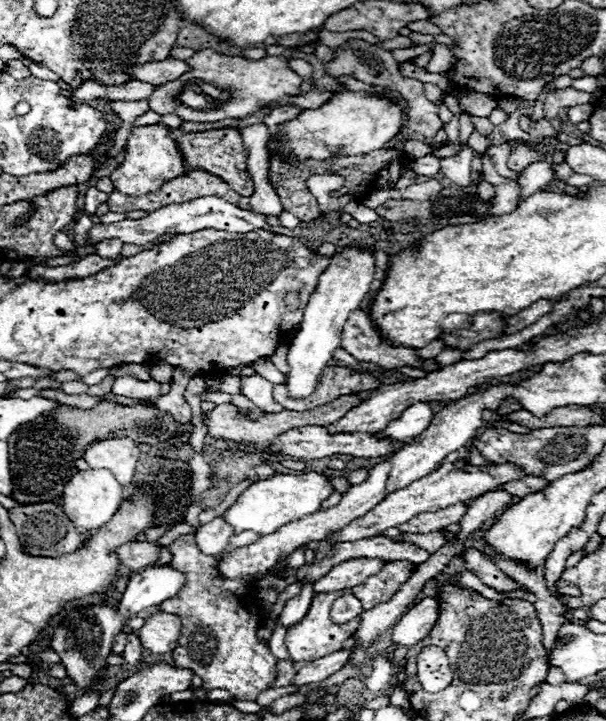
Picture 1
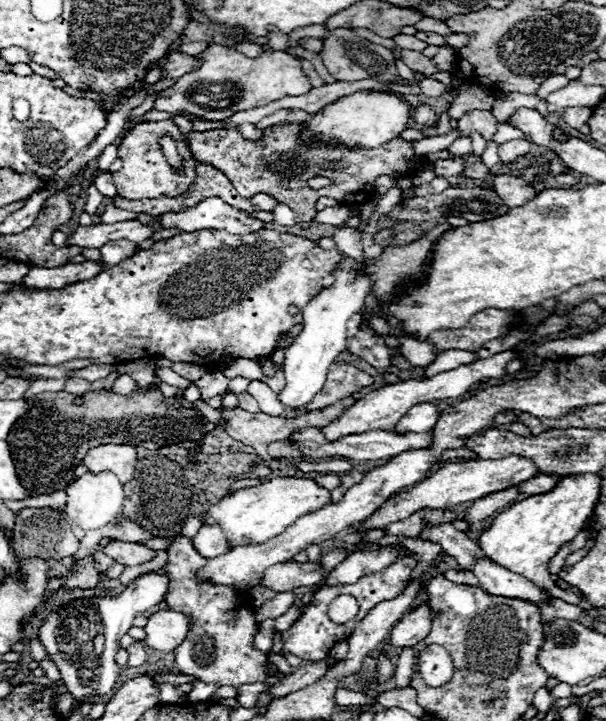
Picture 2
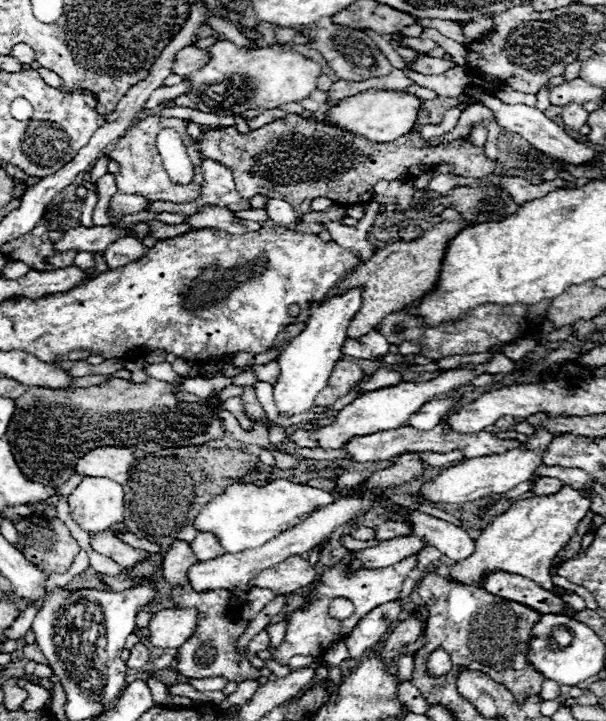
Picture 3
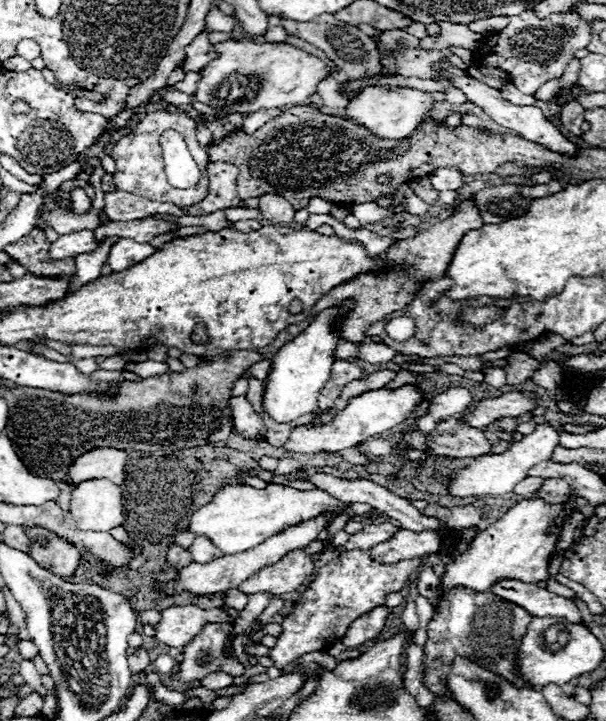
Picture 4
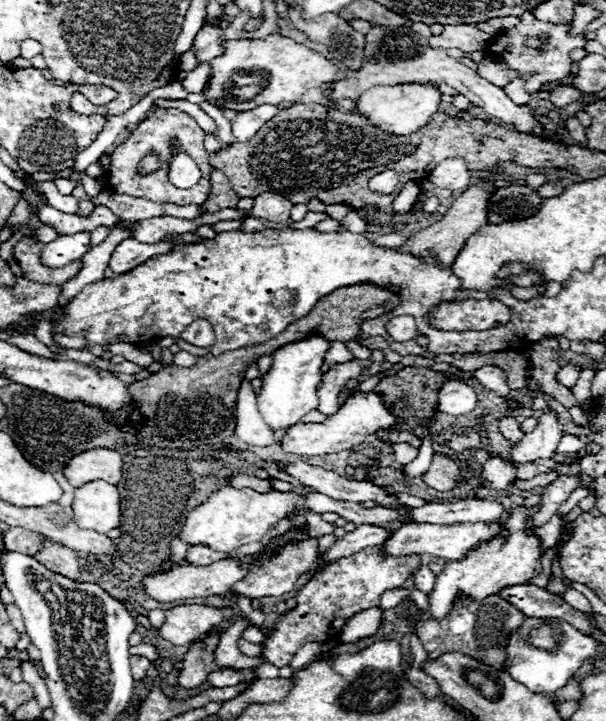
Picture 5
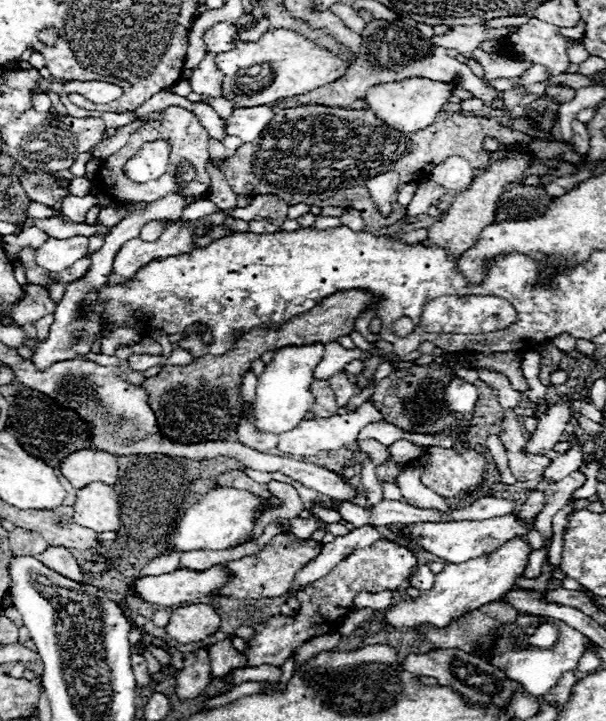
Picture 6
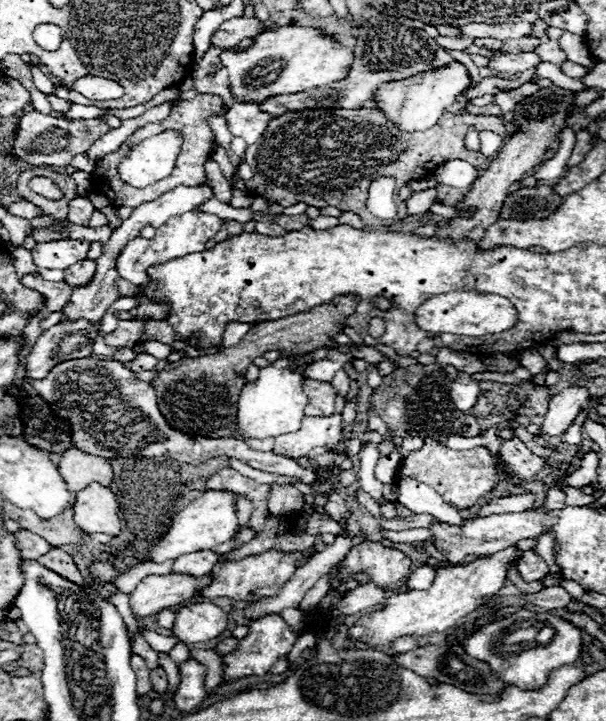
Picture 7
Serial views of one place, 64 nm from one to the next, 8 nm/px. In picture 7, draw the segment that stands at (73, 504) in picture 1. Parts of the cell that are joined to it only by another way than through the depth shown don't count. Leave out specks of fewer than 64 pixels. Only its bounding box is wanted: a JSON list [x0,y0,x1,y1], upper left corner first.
[74,482,122,536]

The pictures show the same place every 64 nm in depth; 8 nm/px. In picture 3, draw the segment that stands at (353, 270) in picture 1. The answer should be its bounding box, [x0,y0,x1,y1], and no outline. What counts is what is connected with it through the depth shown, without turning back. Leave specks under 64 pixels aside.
[274,288,362,414]

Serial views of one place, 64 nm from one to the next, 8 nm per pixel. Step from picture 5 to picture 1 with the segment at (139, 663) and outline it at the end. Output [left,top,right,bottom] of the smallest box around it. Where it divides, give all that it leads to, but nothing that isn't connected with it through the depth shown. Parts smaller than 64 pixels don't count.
[124,634,142,664]

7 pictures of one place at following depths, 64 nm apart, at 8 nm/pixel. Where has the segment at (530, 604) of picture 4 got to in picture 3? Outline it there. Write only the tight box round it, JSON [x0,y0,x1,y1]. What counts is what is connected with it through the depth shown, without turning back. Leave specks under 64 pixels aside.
[482,572,564,614]

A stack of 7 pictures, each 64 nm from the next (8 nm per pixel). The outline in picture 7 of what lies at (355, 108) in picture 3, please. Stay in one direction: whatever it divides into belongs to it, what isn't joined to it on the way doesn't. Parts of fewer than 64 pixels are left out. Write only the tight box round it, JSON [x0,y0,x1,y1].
[374,62,470,132]

